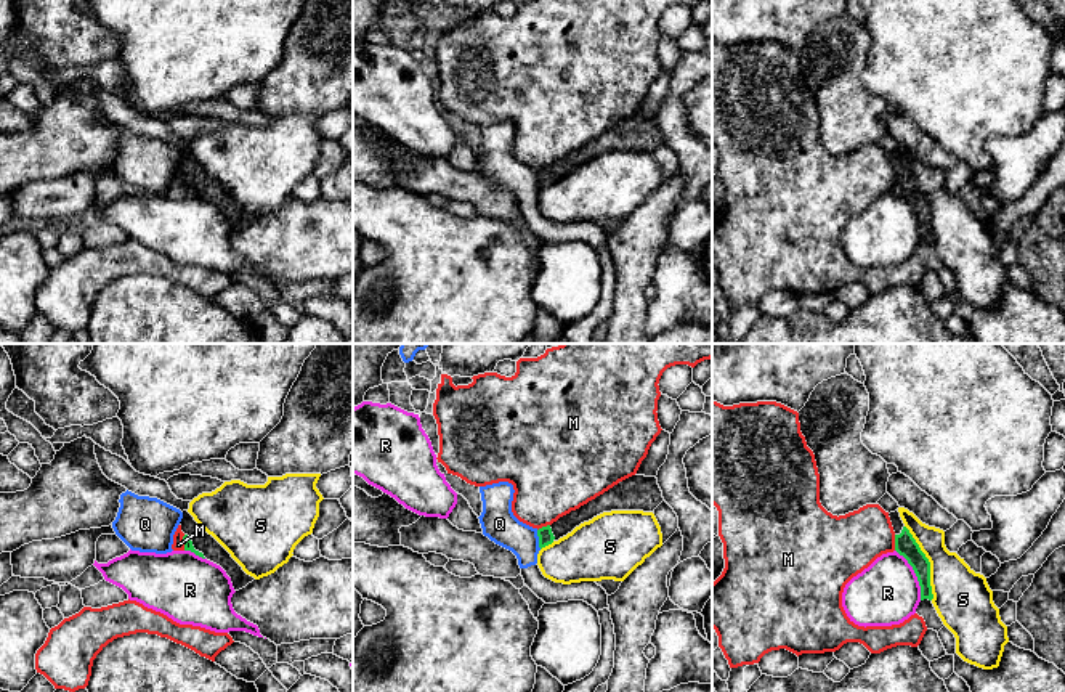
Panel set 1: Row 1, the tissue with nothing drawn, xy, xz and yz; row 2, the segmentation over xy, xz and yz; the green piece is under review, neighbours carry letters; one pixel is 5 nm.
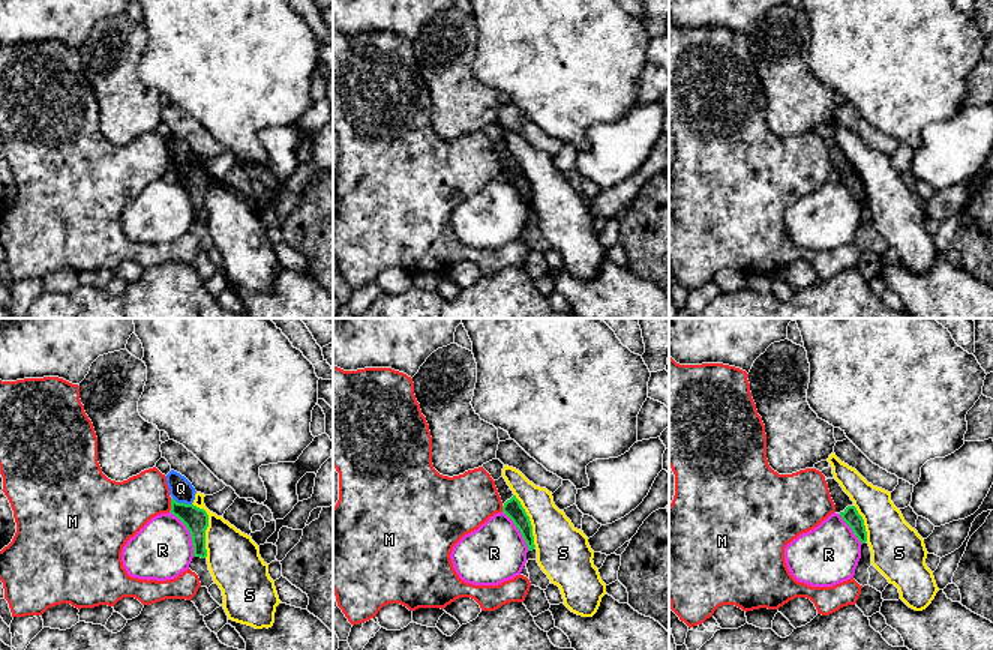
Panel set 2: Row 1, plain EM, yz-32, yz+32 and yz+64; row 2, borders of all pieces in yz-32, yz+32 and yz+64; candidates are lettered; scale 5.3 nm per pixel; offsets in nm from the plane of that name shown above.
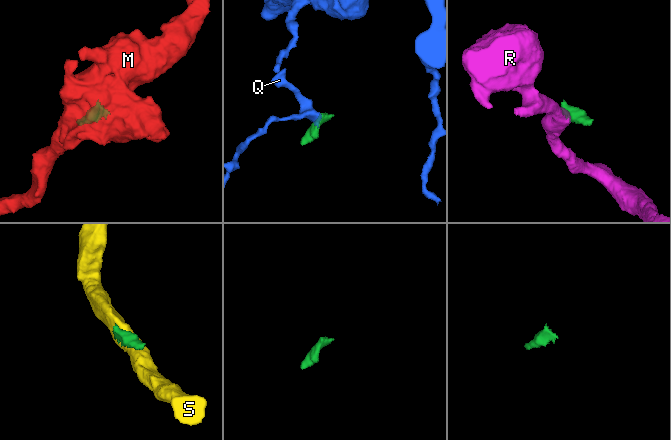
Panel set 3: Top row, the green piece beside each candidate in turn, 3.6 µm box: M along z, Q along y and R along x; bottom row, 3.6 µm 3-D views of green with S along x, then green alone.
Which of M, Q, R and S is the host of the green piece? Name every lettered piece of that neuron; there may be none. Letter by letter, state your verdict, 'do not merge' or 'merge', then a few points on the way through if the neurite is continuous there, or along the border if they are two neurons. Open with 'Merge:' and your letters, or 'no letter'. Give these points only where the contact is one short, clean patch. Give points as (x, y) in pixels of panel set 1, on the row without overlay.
Merge: no letter
M: do not merge; border along xy (185, 175), (183, 190)
Q: do not merge; border along xz (536, 170), (541, 188)
R: do not merge; border along yz (895, 190), (911, 207), (921, 240)
S: do not merge

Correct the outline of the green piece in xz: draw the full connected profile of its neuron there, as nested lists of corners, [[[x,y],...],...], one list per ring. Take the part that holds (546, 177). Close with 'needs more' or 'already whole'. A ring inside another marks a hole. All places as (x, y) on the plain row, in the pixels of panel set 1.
[[[632,116],[587,145],[560,157],[552,165],[537,170],[539,188],[545,188],[553,181],[571,173],[576,167],[593,157],[611,151],[643,151],[654,153],[664,141],[656,117]]]; needs more

